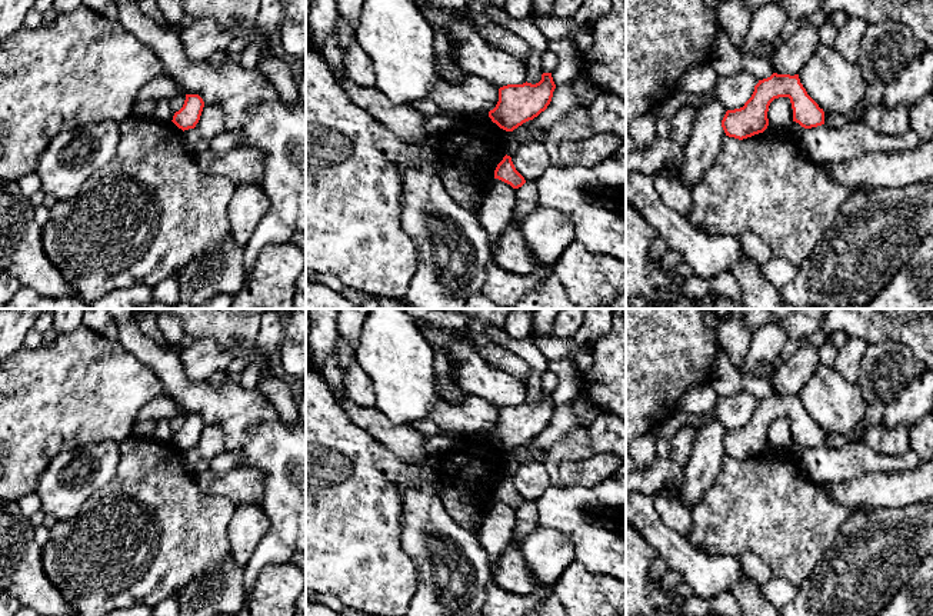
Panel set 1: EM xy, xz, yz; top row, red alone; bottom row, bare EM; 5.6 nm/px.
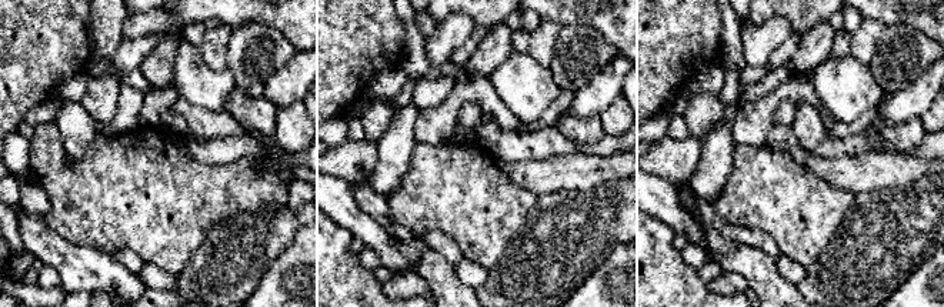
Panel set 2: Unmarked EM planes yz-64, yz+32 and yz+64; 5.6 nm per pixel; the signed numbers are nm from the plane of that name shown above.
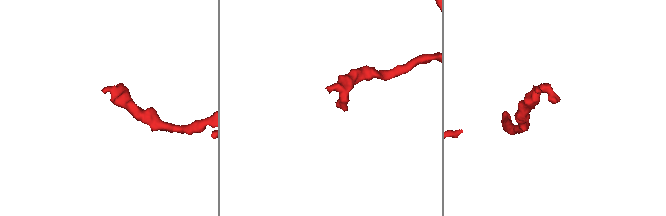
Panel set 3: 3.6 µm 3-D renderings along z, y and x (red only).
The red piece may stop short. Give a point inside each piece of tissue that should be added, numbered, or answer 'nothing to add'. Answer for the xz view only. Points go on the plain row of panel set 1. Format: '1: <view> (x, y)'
1: xz (527, 516)

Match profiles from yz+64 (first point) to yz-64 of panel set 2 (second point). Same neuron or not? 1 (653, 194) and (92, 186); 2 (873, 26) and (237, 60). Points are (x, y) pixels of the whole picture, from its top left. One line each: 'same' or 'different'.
1: different
2: different

